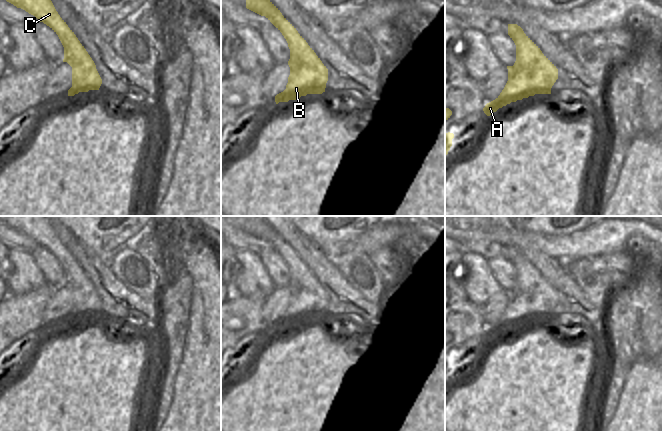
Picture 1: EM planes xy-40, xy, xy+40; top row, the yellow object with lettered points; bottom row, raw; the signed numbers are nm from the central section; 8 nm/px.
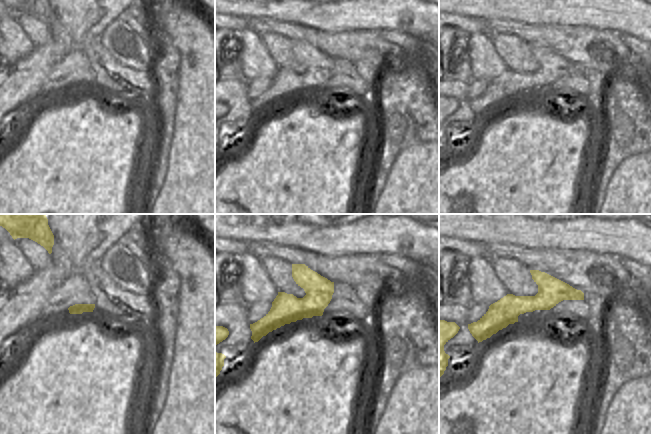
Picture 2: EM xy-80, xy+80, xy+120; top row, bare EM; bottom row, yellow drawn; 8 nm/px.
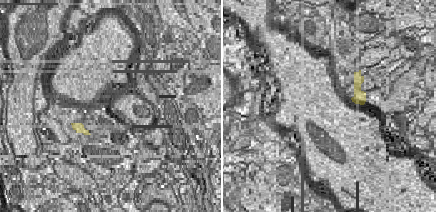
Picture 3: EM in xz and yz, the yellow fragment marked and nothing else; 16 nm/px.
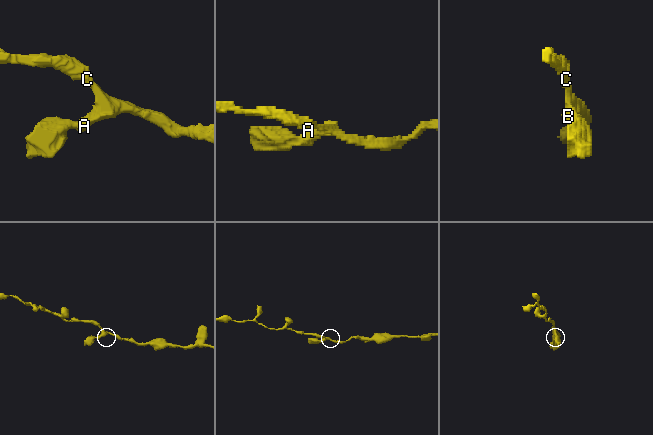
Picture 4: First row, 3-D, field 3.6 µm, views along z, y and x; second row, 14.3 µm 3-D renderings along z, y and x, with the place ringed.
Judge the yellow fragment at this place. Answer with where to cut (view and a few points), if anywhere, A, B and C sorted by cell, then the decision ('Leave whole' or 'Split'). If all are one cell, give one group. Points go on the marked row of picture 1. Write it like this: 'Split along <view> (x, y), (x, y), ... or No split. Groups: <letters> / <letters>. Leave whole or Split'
No split. Groups: A B C. Leave whole.

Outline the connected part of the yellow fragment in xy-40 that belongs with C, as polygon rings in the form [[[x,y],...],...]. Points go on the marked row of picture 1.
[[[51,0],[6,1],[35,16],[58,35],[64,47],[63,62],[67,62],[72,67],[72,87],[68,90],[68,96],[89,90],[99,90],[102,79],[94,61],[74,32],[60,17]]]

